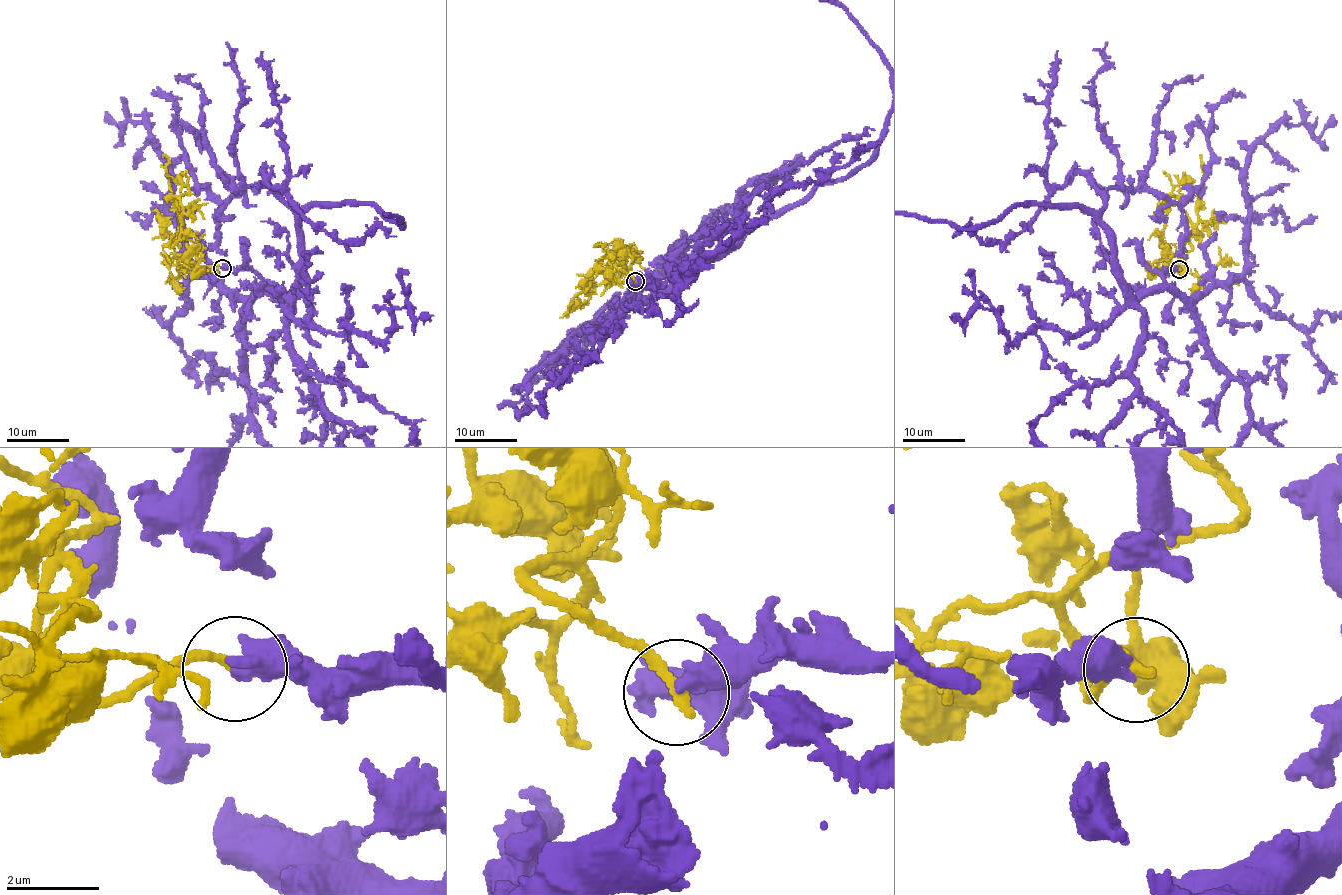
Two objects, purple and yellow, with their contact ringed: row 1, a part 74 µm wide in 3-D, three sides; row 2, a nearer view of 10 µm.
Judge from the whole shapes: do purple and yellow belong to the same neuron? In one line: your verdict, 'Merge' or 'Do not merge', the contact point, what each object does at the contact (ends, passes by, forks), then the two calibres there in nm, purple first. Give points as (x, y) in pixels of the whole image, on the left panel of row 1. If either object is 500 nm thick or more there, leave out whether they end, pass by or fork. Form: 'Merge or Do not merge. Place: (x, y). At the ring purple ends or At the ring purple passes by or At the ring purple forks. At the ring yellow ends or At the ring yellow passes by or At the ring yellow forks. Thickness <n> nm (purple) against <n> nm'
Do not merge. Place: (222, 268). At the ring purple ends. At the ring yellow ends. Thickness 440 nm (purple) against 260 nm

